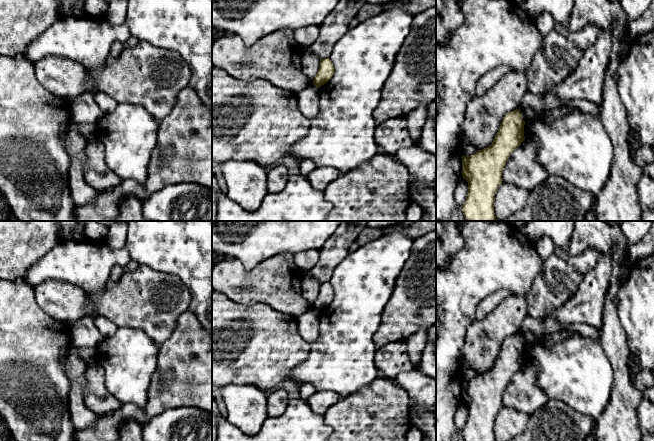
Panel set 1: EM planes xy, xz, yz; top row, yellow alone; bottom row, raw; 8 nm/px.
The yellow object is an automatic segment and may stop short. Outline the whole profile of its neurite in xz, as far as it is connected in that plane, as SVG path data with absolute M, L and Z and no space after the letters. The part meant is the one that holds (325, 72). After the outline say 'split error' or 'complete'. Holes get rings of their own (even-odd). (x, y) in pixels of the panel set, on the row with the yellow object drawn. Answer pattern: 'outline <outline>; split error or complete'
outline M325 58L320 61L320 66L317 74L313 79L313 85L320 88L327 83L334 74L334 66L330 58Z; complete

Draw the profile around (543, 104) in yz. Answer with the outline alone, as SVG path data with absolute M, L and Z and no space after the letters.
M527 92L520 103L520 108L532 108L539 116L550 113L551 111L563 106L576 107L580 111L596 116L601 115L600 105L586 100L563 101L557 95L551 93L534 95Z

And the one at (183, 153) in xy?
M190 86L179 92L171 112L159 122L158 140L151 151L146 182L140 185L133 180L122 180L118 186L99 192L94 202L75 207L75 221L117 221L119 205L124 198L136 196L142 201L167 185L180 183L196 183L212 190L212 113Z

